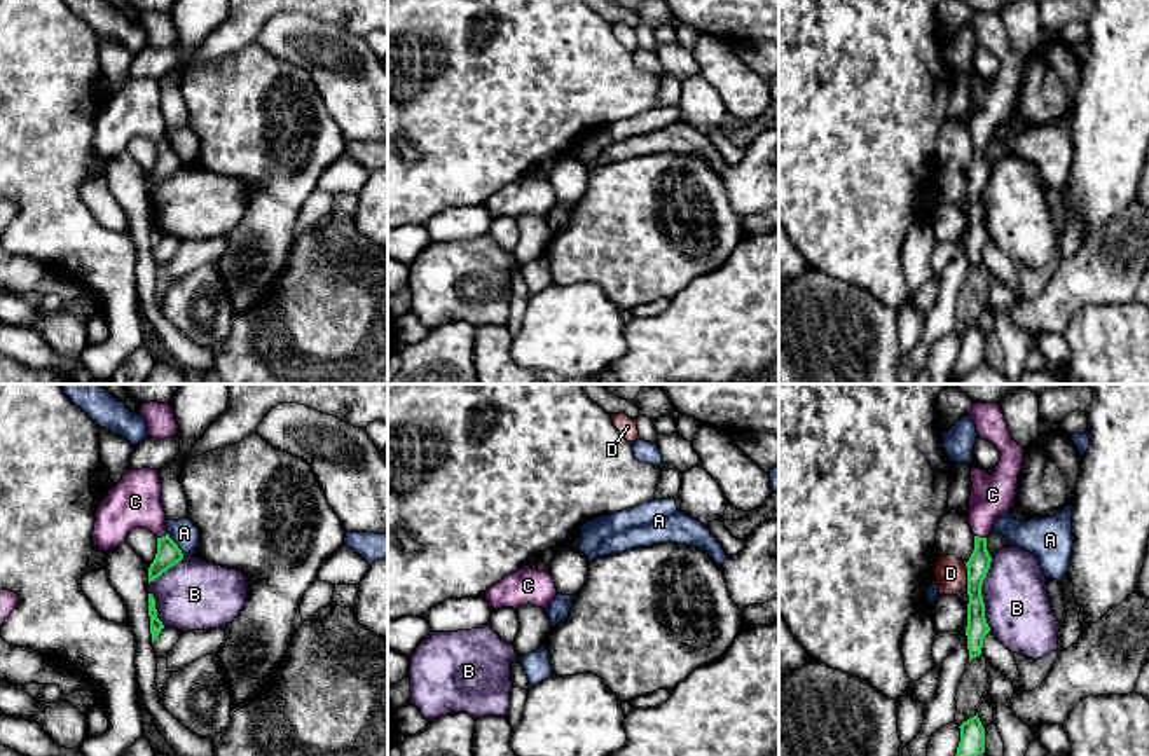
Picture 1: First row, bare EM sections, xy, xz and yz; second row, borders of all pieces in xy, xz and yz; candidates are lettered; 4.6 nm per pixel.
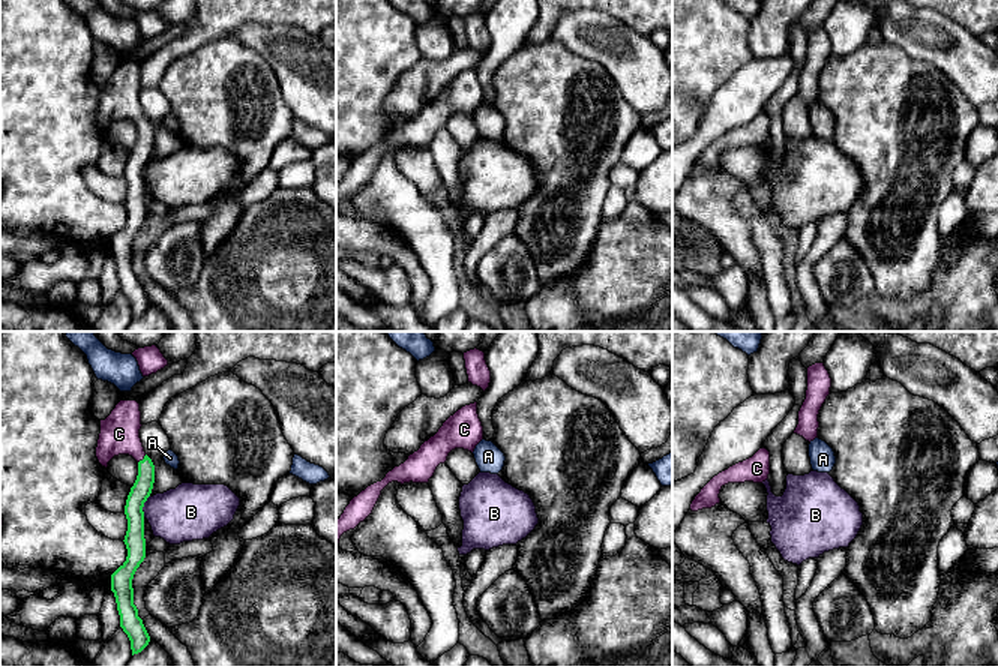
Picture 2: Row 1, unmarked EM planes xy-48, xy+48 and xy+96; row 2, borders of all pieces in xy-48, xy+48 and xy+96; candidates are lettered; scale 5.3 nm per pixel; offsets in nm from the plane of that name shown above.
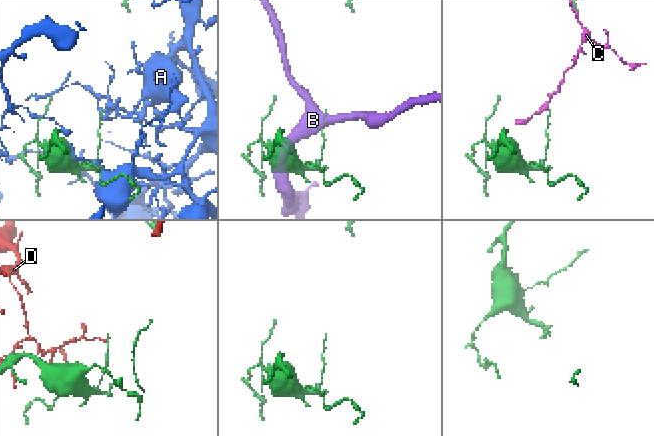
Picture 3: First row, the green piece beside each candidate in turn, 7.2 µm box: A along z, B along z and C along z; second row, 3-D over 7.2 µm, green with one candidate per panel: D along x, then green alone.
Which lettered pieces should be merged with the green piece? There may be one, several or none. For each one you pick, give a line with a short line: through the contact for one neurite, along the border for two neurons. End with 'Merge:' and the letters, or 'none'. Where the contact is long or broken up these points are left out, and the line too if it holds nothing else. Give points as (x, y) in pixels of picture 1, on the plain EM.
C: line yz (978, 173), (978, 145), (980, 128), (992, 103)
Merge: C

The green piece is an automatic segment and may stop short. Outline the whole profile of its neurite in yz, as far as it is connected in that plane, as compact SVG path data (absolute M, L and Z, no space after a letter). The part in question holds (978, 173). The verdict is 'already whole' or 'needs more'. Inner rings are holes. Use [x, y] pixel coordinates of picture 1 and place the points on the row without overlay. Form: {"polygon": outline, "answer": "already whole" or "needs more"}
{"polygon": "M974 12L967 24L973 26L978 45L992 51L1001 61L1001 70L992 84L980 77L971 79L967 131L974 143L974 159L966 171L969 204L966 244L971 269L981 264L983 248L990 241L981 204L981 194L992 171L987 145L994 131L1015 112L1023 56L1011 47L999 12Z", "answer": "needs more"}

